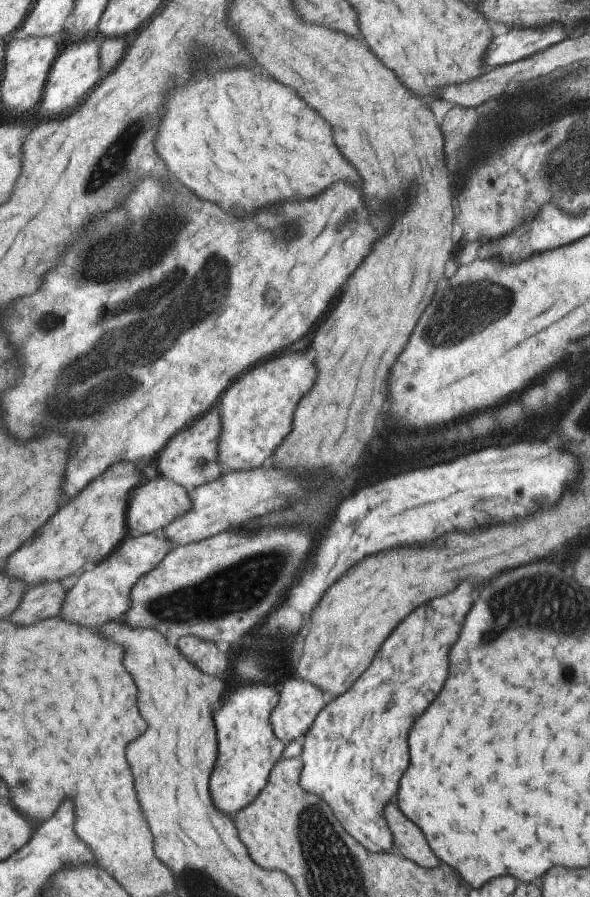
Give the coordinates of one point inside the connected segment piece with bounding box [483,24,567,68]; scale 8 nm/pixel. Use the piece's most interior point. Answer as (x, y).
(507, 48)

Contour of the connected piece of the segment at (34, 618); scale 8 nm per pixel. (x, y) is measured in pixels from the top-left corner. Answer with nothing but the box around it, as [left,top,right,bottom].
[11,582,67,626]

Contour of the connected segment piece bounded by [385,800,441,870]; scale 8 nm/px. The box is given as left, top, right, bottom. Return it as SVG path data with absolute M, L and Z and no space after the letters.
M391 800L385 808L385 818L387 824L395 836L395 844L393 844L393 852L403 854L405 858L417 862L419 866L427 866L431 870L435 870L435 866L441 862L437 858L437 854L429 848L425 834L421 832L421 828L417 824L413 824L395 804L397 800Z

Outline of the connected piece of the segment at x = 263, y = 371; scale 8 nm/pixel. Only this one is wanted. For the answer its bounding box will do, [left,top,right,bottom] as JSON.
[219,352,315,474]

